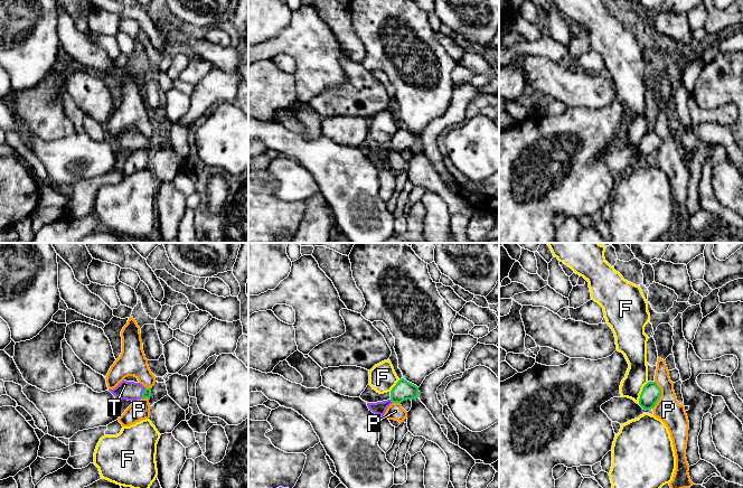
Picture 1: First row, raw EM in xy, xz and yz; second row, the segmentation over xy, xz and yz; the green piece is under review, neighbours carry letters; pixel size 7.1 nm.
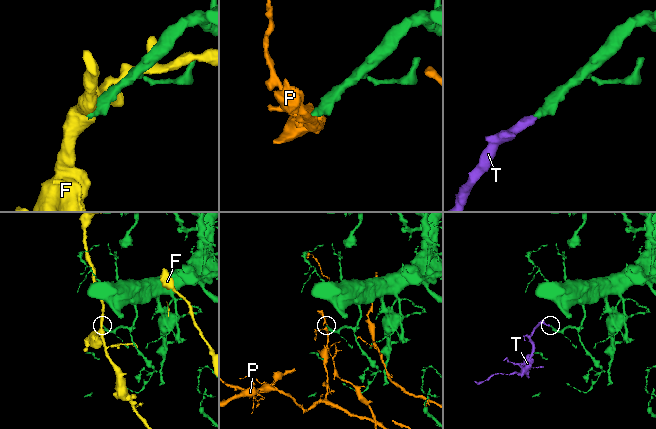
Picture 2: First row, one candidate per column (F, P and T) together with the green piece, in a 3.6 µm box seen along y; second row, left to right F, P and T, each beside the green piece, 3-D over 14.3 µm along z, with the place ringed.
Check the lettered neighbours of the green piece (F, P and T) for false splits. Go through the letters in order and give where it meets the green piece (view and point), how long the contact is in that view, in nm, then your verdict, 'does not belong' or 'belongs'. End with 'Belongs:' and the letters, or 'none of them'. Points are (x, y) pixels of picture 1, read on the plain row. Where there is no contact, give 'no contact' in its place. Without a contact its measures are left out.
F: contact yz (641, 142); length 180 nm; does not belong
P: contact yz (660, 144); length 200 nm; does not belong
T: contact xy (142, 142); length 90 nm; belongs
Belongs: T

